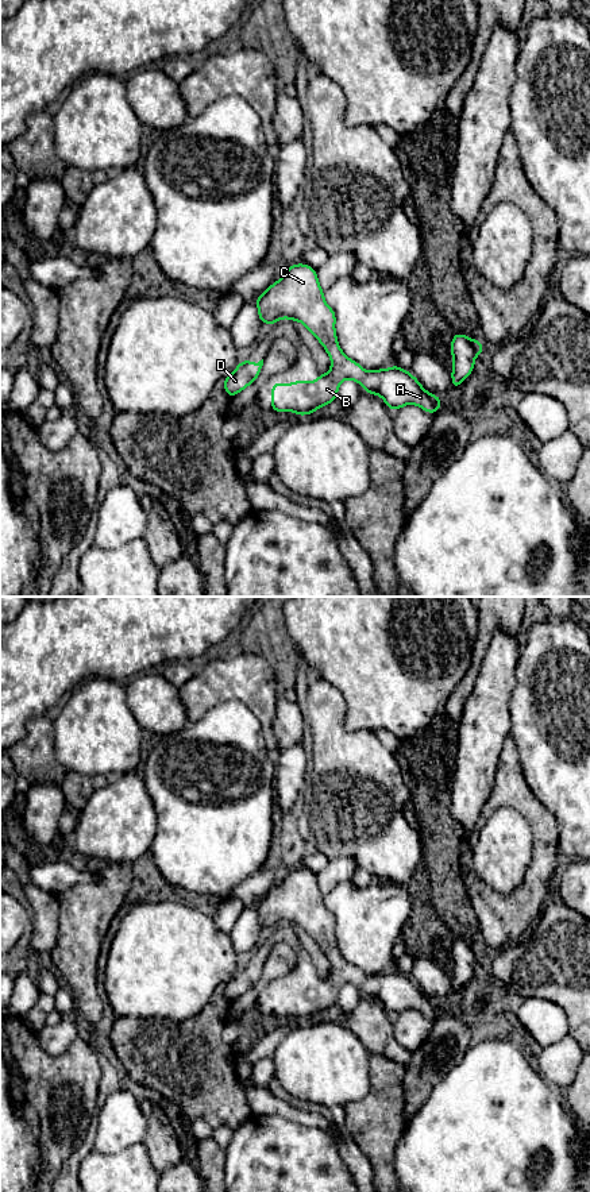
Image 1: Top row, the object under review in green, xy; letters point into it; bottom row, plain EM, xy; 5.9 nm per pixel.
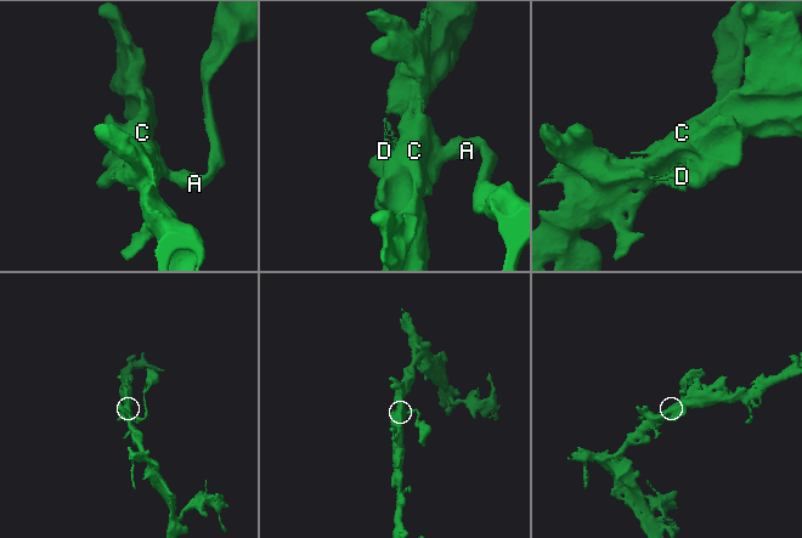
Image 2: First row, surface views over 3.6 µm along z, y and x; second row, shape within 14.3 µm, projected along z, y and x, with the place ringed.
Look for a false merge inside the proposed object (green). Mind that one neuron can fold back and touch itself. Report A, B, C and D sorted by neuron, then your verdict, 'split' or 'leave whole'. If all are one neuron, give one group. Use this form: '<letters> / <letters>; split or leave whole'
A B C D; leave whole

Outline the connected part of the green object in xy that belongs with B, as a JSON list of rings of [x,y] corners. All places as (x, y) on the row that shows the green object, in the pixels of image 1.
[[[305,263],[288,267],[282,278],[257,297],[258,317],[263,324],[289,319],[300,321],[324,347],[331,369],[315,381],[274,382],[271,412],[315,413],[338,398],[339,386],[352,379],[363,391],[375,394],[394,412],[405,405],[417,405],[435,414],[441,398],[427,391],[419,379],[397,364],[389,369],[365,370],[340,348],[336,336],[336,315],[325,302],[316,269]]]

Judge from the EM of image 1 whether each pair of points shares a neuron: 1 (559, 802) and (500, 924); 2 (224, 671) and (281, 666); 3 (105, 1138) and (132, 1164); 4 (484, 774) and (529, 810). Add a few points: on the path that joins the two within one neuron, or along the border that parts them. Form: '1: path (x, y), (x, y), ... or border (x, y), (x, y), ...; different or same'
1: border (532, 790), (532, 794), (556, 821), (559, 845); different
2: border (265, 659), (278, 687); different
3: border (142, 1141), (110, 1154), (93, 1150); different
4: border (501, 751), (492, 794), (481, 810); different

